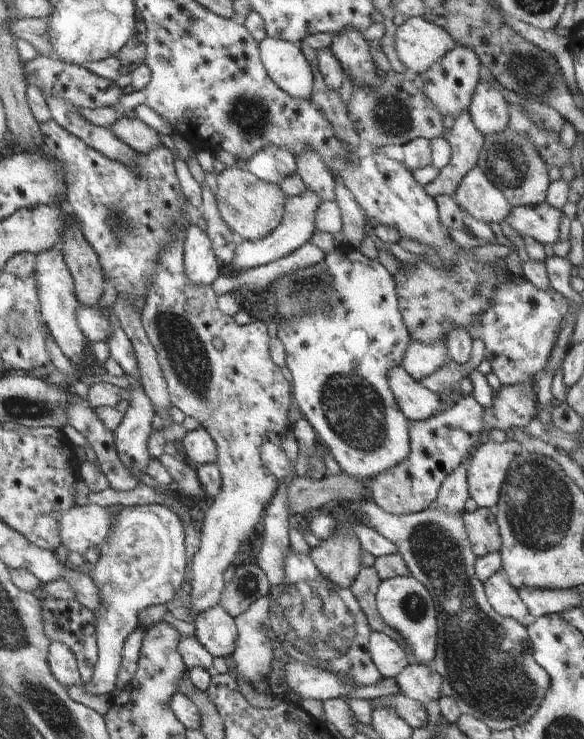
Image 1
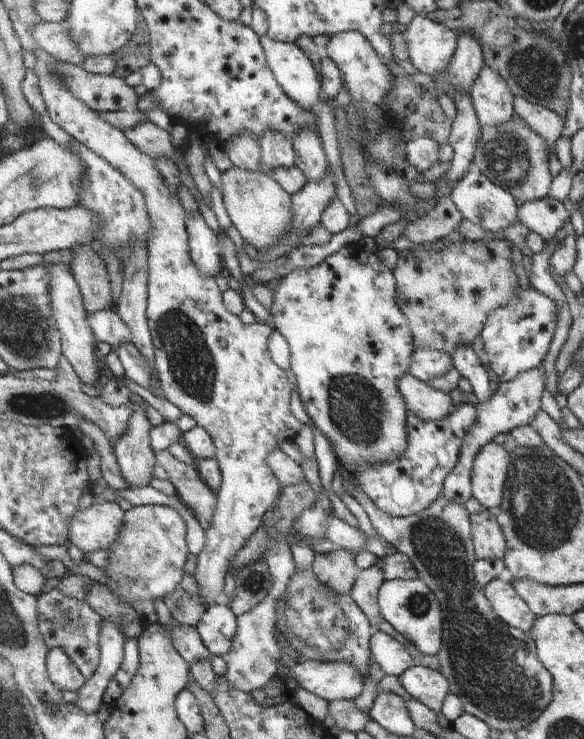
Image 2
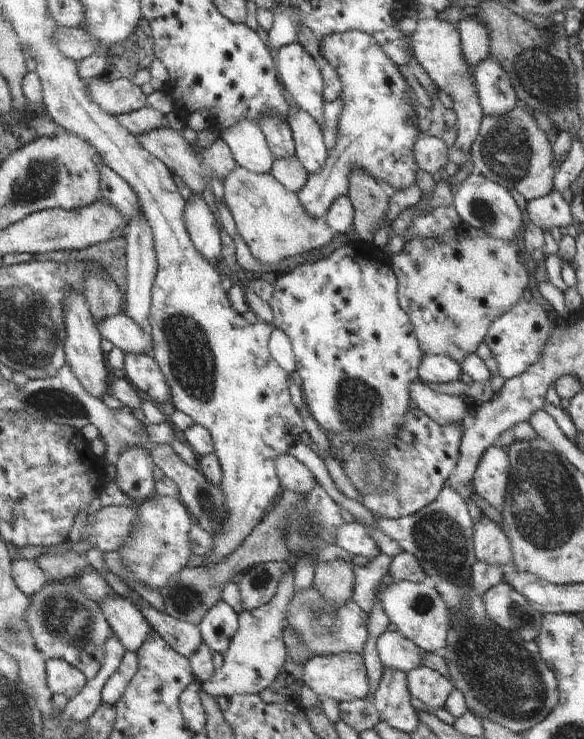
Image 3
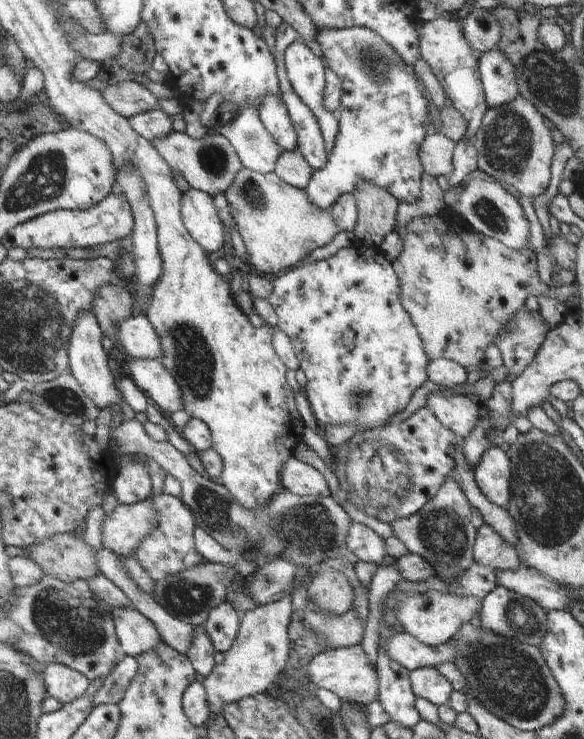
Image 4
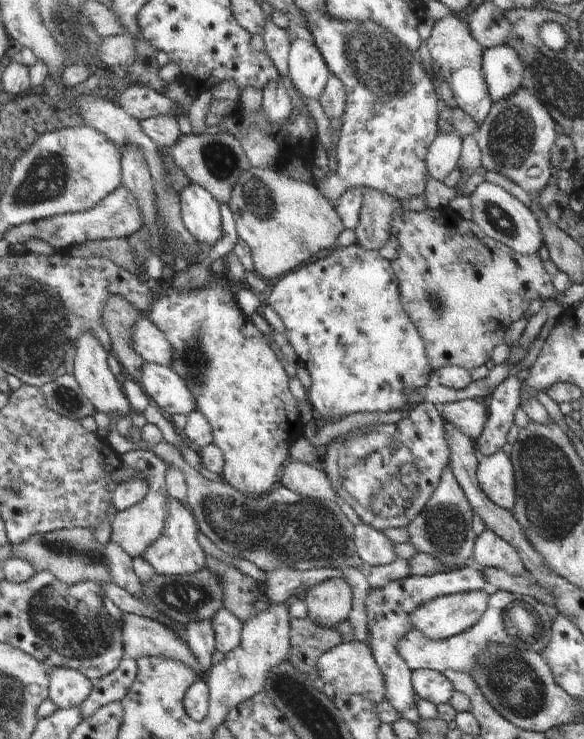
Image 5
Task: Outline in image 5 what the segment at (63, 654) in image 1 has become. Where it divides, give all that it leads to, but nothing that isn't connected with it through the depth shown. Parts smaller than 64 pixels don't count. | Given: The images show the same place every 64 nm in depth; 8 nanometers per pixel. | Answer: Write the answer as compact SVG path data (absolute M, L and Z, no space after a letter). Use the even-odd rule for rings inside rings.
M50 667L49 696L58 709L80 706L90 694L92 683L89 678L74 669Z

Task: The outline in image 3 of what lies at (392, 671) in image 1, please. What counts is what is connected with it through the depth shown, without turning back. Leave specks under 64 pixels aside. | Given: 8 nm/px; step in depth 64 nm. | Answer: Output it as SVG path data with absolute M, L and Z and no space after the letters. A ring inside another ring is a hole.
M395 629L384 631L378 637L376 648L384 667L395 668L405 673L422 665L422 656L426 654L425 650L421 649L413 640L406 638Z

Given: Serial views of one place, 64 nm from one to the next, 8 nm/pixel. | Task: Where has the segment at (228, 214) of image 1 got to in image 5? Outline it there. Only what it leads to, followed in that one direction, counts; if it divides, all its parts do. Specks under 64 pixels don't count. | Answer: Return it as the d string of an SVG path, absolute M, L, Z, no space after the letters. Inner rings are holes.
M252 167L247 171L244 171L238 179L238 182L234 185L234 188L231 192L231 199L229 202L230 210L234 215L235 220L235 227L237 230L237 235L239 238L242 238L246 244L250 247L252 258L253 258L253 265L254 272L261 278L278 278L282 276L282 274L289 273L290 270L294 270L298 264L304 264L304 262L308 262L314 254L318 254L320 250L328 250L328 248L333 249L336 246L336 240L338 235L345 229L341 218L338 216L336 209L332 204L327 201L327 198L320 192L317 191L317 188L314 186L314 182L304 182L304 181L297 181L293 178L290 178L286 174L280 173L278 170L266 168L266 169L259 169L256 167Z

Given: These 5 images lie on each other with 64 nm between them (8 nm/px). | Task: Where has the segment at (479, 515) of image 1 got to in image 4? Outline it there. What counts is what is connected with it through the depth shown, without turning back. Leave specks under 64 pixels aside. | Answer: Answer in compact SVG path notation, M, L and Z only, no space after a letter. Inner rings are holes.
M486 523L477 530L473 558L474 562L493 569L513 571L522 565L517 550Z

